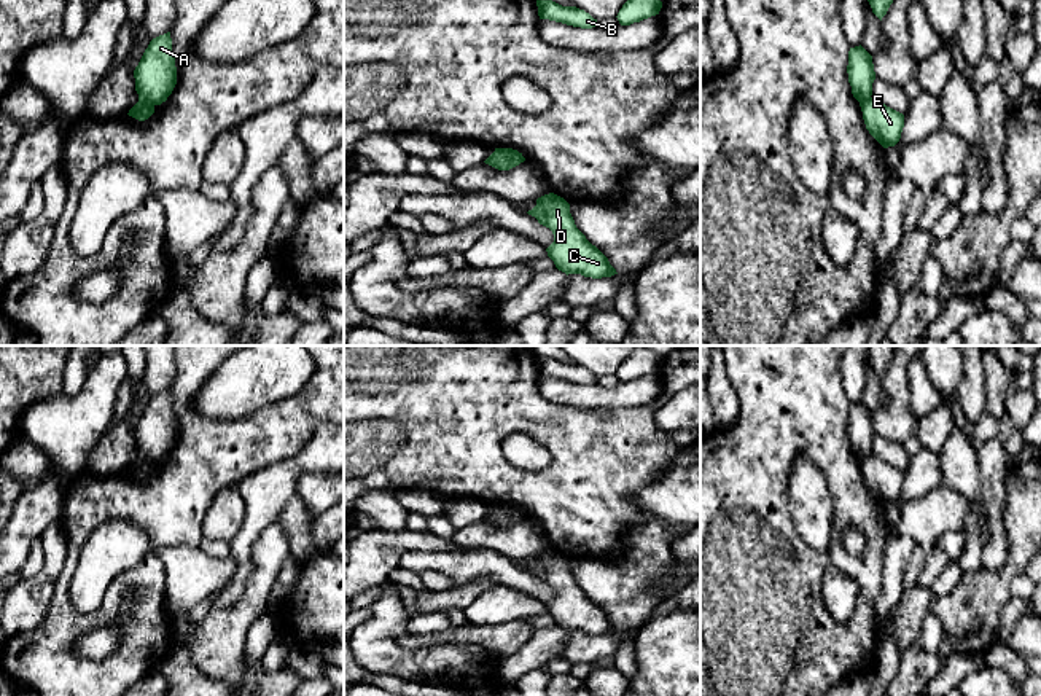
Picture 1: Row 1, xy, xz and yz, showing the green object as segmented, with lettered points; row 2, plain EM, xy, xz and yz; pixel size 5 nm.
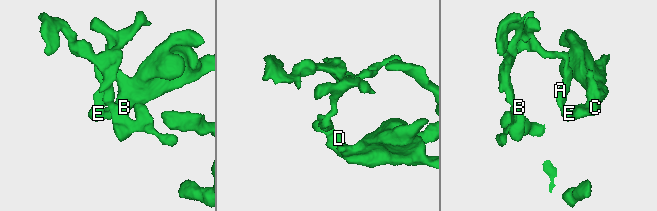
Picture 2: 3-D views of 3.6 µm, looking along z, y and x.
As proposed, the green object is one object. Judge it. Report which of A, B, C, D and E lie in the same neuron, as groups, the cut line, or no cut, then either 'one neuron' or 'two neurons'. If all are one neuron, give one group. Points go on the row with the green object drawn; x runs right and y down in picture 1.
A B / C D E; cut in xy along (139, 99), (148, 101), (153, 105); two neurons

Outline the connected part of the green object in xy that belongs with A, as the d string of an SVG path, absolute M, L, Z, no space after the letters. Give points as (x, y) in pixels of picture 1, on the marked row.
M170 32L153 38L134 70L138 100L161 105L177 84Z

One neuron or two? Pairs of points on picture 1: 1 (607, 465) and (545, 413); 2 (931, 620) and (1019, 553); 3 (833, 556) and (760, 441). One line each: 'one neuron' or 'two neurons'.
1: one neuron
2: two neurons
3: one neuron

